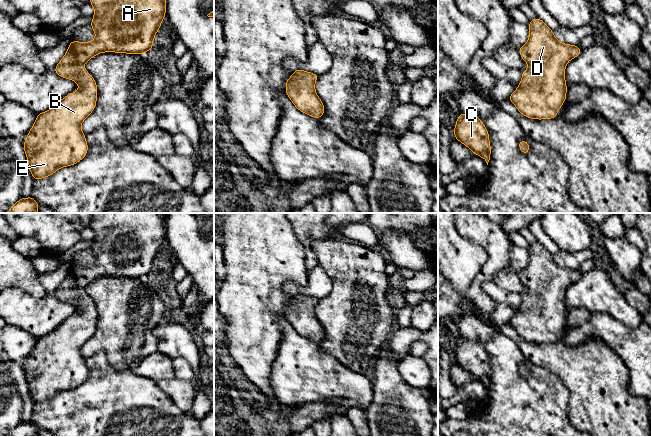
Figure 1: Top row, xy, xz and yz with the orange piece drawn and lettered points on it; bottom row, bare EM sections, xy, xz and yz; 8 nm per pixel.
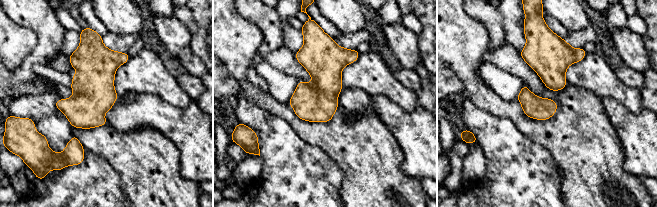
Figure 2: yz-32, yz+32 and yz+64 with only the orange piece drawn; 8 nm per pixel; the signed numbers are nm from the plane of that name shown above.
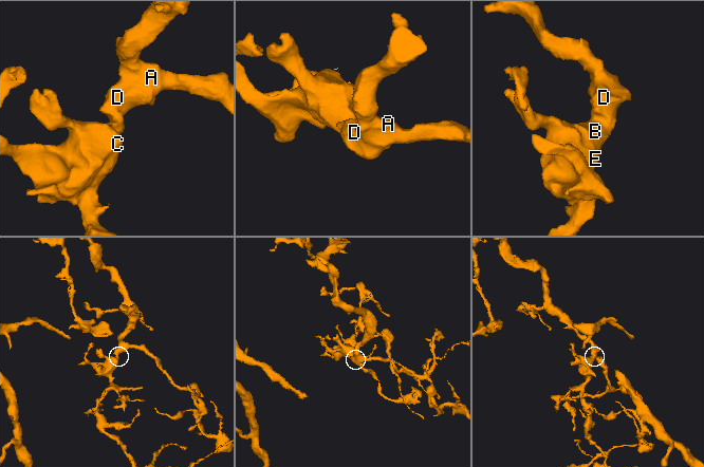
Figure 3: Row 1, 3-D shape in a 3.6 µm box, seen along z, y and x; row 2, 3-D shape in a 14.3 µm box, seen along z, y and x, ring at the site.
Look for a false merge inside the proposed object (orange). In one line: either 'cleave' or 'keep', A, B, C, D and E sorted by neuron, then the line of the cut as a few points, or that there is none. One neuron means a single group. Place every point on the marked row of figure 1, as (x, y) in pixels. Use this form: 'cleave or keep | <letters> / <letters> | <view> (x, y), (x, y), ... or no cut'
keep | A B C D E | no cut

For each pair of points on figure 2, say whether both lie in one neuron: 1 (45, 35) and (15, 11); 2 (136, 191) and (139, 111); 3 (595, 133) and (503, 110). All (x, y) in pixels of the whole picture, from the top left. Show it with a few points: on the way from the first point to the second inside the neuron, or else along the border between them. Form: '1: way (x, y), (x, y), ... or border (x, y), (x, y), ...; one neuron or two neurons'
1: way (39, 27), (23, 11); one neuron
2: border (115, 128), (121, 132), (156, 129), (161, 133); two neurons
3: way (572, 133), (552, 133), (526, 125); one neuron

